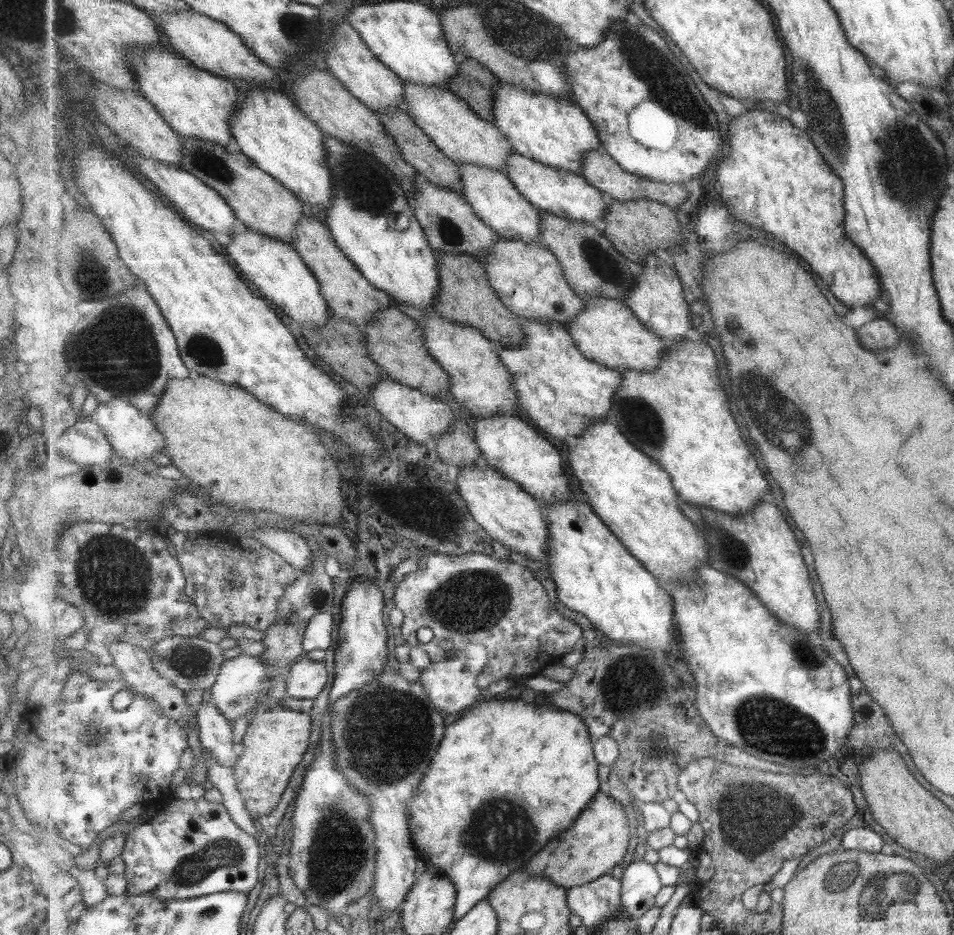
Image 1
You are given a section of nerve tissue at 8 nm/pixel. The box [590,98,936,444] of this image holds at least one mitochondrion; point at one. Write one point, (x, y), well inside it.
(891, 140)

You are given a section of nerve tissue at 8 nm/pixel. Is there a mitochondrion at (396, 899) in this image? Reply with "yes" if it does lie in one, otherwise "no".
no

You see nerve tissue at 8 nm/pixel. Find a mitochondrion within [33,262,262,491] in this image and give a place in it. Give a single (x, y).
(135, 361)

